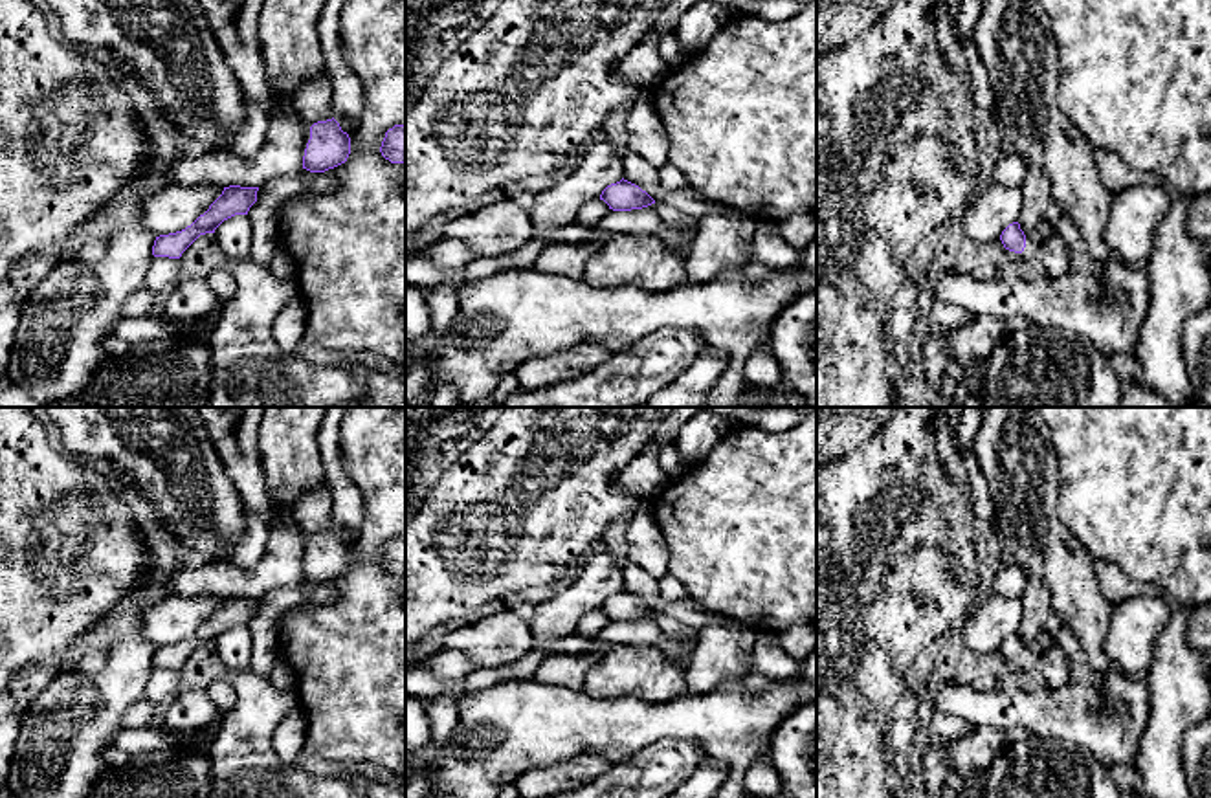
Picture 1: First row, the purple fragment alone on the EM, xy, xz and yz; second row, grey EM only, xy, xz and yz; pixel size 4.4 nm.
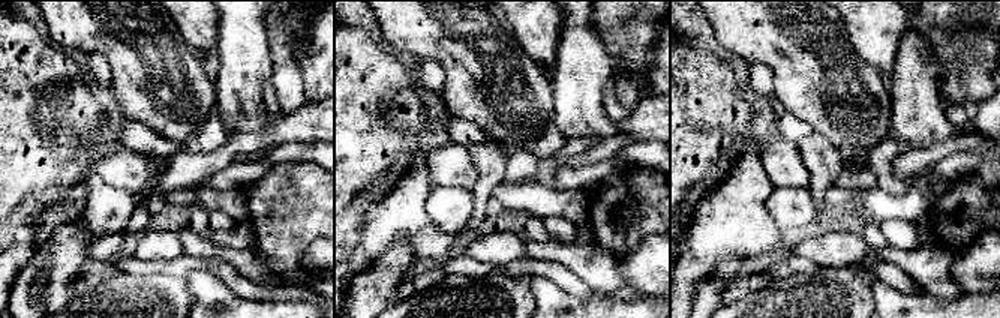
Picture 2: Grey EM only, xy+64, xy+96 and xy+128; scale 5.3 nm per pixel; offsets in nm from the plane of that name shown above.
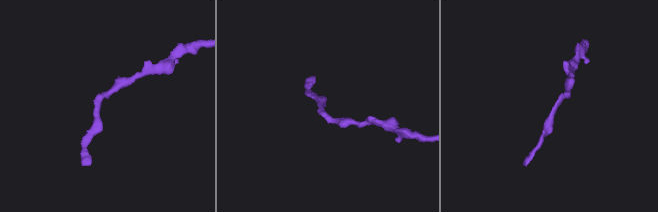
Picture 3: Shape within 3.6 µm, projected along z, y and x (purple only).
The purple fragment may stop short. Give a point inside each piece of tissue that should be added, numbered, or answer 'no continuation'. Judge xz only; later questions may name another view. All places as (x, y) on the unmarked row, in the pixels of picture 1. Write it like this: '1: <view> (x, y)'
no continuation

